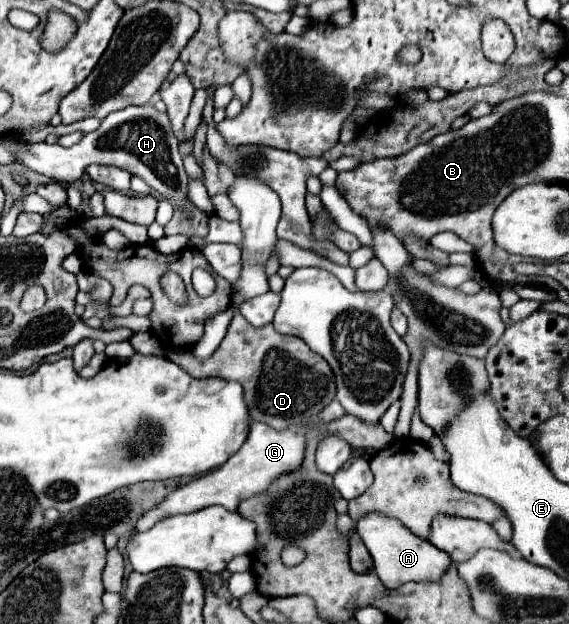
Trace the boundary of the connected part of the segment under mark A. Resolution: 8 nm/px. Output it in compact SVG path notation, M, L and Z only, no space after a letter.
M379 512L367 514L357 522L357 534L363 540L365 548L369 550L375 566L375 574L383 582L385 588L399 588L407 582L419 580L439 580L443 572L449 568L451 558L435 548L429 540L415 536L409 528L405 528L399 520L387 518Z

